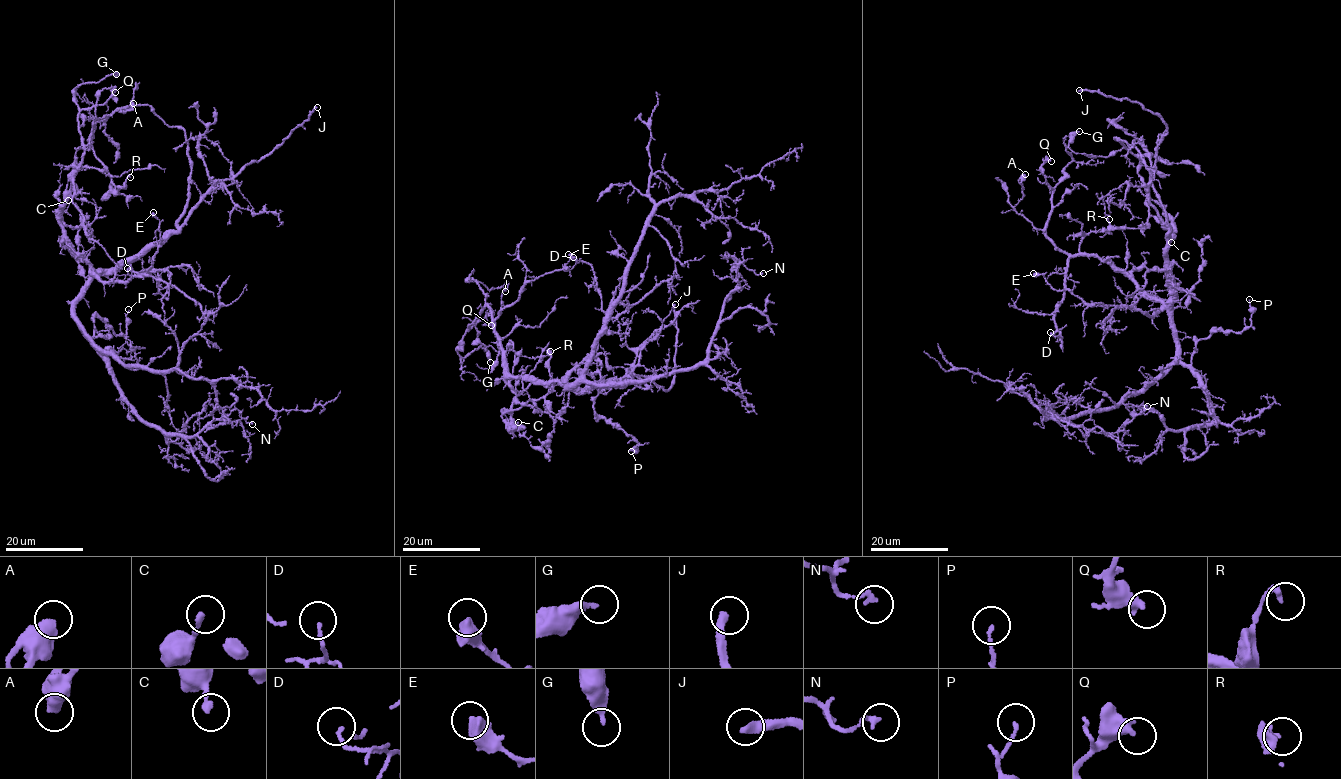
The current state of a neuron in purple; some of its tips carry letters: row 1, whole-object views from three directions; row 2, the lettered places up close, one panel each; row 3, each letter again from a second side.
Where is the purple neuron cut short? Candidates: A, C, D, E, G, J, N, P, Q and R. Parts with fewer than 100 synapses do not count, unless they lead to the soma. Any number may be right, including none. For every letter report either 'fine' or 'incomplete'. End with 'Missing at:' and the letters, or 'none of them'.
A: fine
C: fine
D: fine
E: fine
G: fine
J: incomplete
N: fine
P: fine
Q: fine
R: fine
Missing at: J

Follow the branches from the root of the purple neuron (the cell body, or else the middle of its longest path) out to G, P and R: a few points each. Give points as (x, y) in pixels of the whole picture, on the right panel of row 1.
G: (1169, 309), (1123, 271), (1096, 257), (1066, 254), (1047, 235), (1052, 188), (1072, 159), (1063, 141), (1079, 131)
P: (1169, 309), (1179, 357), (1189, 365), (1200, 340), (1215, 330), (1240, 332), (1250, 325), (1249, 299)
R: (1169, 309), (1165, 211), (1134, 142), (1115, 137), (1139, 159), (1149, 216), (1136, 229), (1109, 219)

